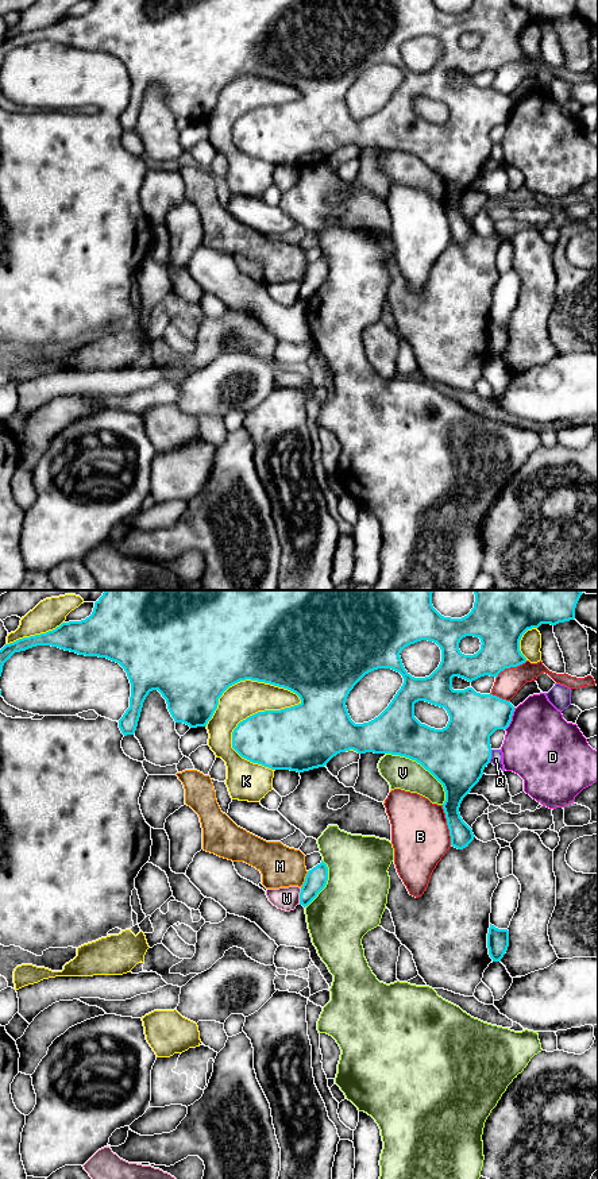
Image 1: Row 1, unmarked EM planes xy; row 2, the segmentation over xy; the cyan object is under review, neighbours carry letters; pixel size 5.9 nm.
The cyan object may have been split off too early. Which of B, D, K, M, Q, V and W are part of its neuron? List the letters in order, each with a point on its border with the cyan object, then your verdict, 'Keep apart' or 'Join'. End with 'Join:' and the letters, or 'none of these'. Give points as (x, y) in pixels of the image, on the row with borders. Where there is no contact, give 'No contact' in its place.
B: Touches cyan at xy (447, 824). Keep apart
D: Touches cyan at xy (510, 719). Keep apart
K: Touches cyan at xy (267, 711). Keep apart
M: Touches cyan at xy (305, 879). Keep apart
Q: Touches cyan at xy (490, 756). Keep apart
V: Touches cyan at xy (423, 766). Keep apart
W: Touches cyan at xy (300, 896). Keep apart
Join: none of these

